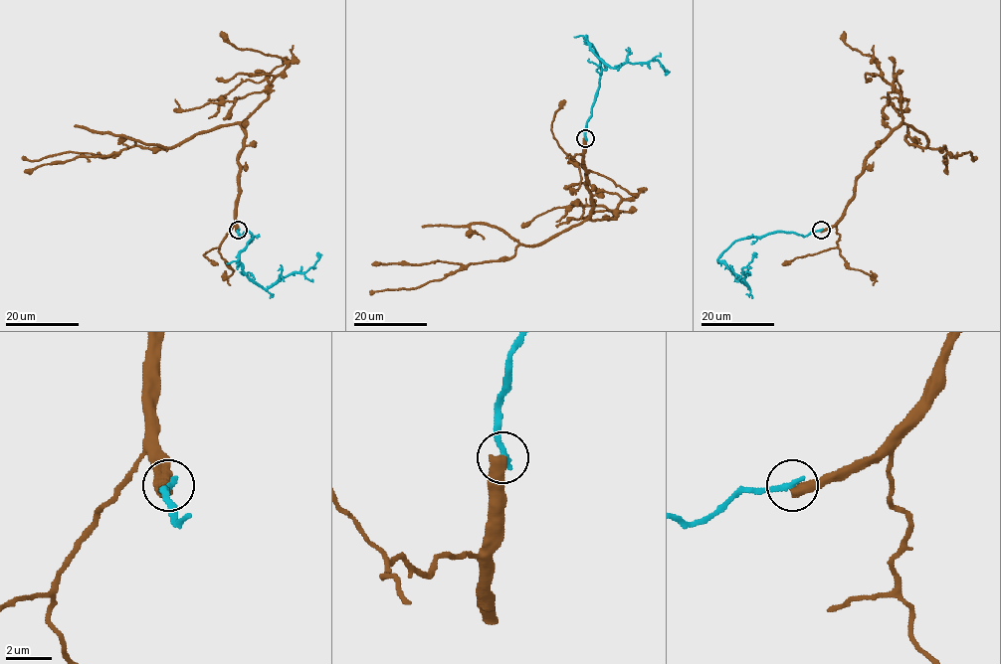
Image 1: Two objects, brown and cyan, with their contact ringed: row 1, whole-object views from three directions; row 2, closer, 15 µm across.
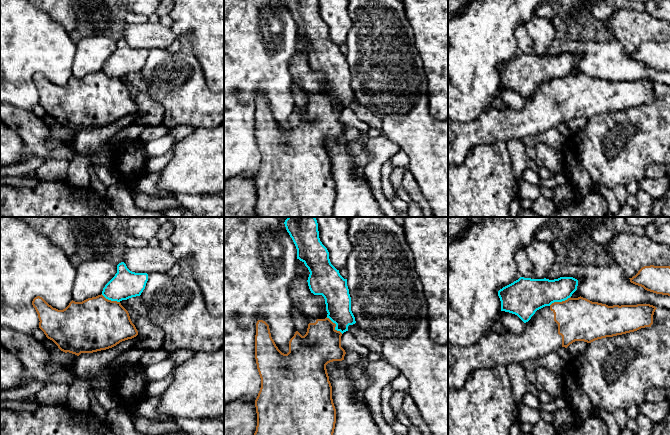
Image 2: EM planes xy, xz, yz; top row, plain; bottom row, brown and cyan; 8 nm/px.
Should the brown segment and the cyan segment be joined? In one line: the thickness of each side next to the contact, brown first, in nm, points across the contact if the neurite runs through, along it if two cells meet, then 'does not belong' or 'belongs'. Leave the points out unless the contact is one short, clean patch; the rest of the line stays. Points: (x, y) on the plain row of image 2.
320 nm thick on the brown side, 200 nm on the other; border along xz (326, 93), (342, 109); does not belong

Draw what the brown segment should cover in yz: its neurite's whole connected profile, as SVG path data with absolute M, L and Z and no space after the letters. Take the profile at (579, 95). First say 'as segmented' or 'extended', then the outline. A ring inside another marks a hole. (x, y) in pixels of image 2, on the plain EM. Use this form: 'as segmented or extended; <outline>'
extended; M581 72L570 73L565 77L554 78L550 82L537 86L521 110L508 106L505 110L491 107L471 122L458 122L448 118L448 167L461 165L468 152L478 145L521 140L557 127L560 123L567 124L575 117L591 119L598 115L651 103L656 85L650 80L608 82Z

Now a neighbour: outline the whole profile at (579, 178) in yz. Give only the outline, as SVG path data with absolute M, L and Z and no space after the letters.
M657 84L653 91L653 100L650 103L641 104L622 111L598 115L589 119L585 129L576 133L570 141L567 141L562 146L560 151L563 155L563 170L569 176L569 184L574 191L577 191L582 196L579 200L583 200L595 184L603 185L612 190L617 185L628 186L632 181L639 182L645 177L646 168L651 164L664 164L668 166L670 164L670 86Z

